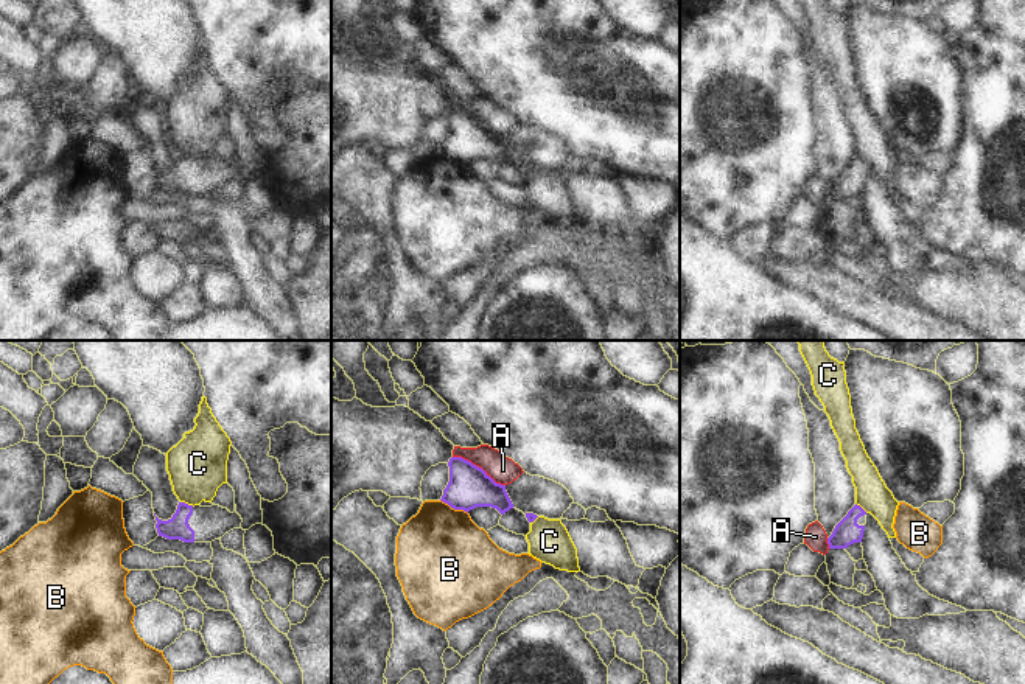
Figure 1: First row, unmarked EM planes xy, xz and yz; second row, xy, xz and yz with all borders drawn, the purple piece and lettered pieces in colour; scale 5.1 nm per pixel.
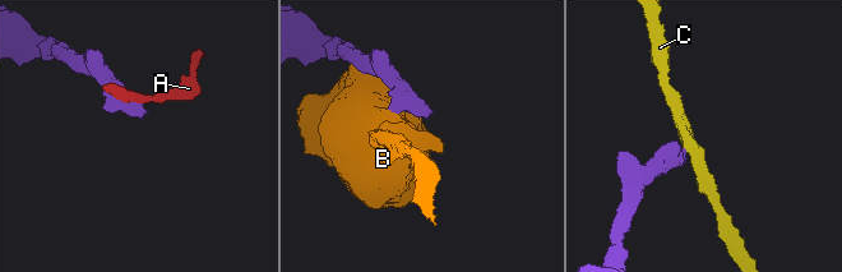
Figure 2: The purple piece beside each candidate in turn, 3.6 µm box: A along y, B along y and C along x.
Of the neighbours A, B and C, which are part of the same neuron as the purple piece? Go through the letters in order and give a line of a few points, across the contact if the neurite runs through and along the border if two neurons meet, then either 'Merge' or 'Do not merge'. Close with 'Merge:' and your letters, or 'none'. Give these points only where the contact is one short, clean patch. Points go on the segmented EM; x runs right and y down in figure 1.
A: Do not merge
B: Do not merge
C: Line: xy (181, 501), (193, 506). Do not merge
Merge: none

